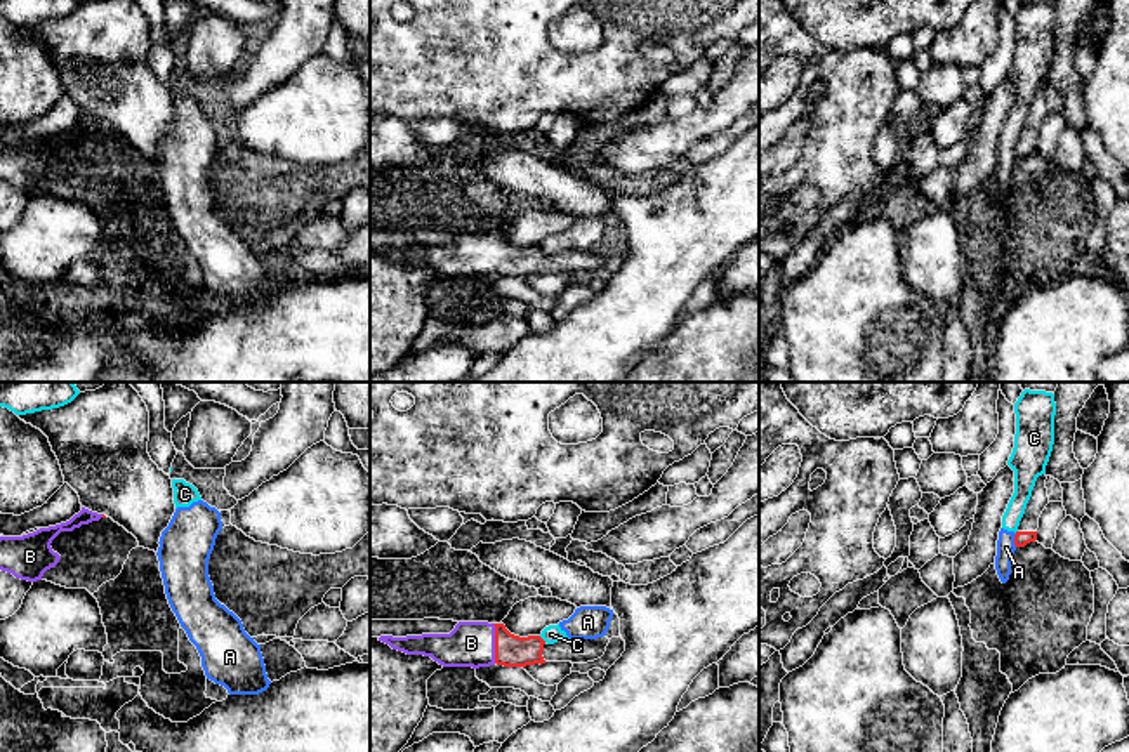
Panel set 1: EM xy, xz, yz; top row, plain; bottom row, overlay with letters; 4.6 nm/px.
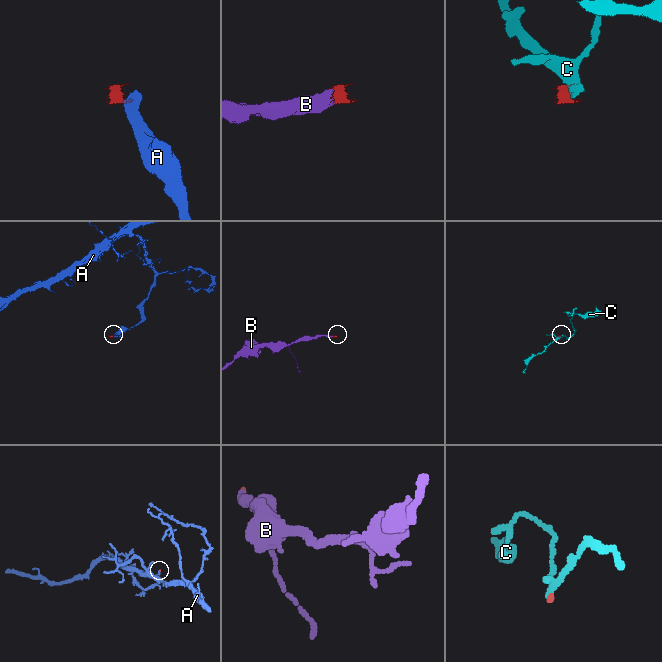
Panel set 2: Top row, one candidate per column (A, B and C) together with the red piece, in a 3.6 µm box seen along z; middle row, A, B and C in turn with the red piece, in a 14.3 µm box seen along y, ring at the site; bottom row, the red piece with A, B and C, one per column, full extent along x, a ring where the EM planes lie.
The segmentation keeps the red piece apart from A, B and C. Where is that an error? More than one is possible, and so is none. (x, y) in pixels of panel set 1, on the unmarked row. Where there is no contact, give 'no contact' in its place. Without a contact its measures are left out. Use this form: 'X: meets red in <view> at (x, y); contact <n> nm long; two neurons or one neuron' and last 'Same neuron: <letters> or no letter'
A: meets red in yz at (1015, 151); contact 60 nm long; two neurons
B: meets red in xz at (495, 254); contact 180 nm long; one neuron
C: meets red in xz at (541, 249); contact 50 nm long; two neurons
Same neuron: B

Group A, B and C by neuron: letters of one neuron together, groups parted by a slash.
A C / B

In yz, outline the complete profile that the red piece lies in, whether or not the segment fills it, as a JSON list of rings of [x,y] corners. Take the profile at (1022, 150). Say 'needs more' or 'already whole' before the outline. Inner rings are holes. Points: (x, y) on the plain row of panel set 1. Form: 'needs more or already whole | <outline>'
needs more | [[[1042,85],[1035,92],[1032,108],[1027,115],[1025,125],[1023,125],[1018,142],[1014,146],[1016,158],[1025,158],[1027,155],[1037,151],[1039,129],[1040,129],[1042,122],[1046,120],[1046,116],[1049,115],[1046,90],[1047,90],[1047,87]]]

